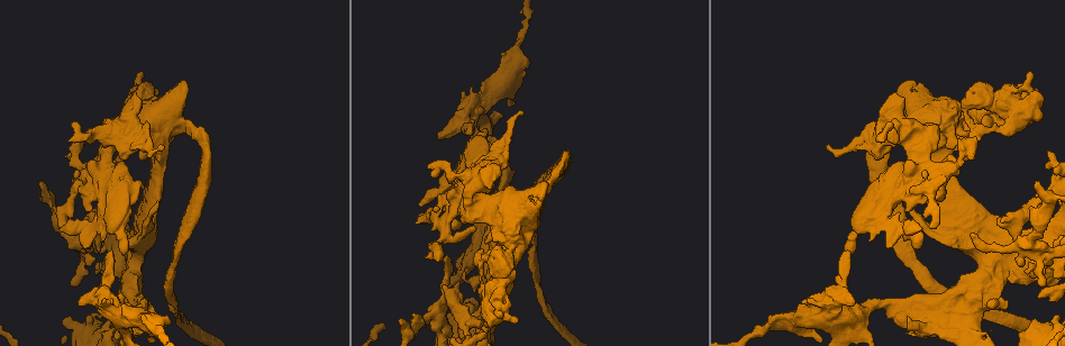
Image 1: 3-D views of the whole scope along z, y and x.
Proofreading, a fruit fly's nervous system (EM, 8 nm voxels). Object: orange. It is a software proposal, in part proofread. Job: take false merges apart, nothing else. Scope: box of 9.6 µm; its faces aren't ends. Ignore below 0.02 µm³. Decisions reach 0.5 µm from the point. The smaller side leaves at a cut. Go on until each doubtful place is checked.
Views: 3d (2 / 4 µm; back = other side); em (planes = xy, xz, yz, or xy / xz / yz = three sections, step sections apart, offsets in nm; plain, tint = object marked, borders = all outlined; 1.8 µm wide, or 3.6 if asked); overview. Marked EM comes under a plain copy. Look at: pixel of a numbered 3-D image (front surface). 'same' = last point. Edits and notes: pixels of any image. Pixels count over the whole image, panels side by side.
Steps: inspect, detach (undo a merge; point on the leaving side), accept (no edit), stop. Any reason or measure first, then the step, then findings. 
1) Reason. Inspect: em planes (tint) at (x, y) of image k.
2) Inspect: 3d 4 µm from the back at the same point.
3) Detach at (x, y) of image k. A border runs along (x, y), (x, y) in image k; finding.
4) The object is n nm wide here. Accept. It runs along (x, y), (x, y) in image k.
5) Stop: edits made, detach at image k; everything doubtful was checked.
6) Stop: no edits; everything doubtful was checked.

Two arms in line, one across. Inspect: 3d 2 µm at (441, 318) of image 1.

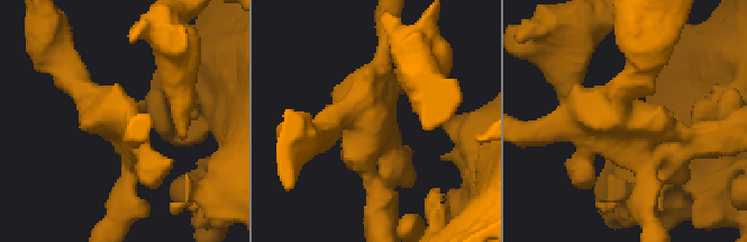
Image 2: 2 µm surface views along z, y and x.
Need the tissue. Inspect: em planes (tint) at (376, 130) of image 2.

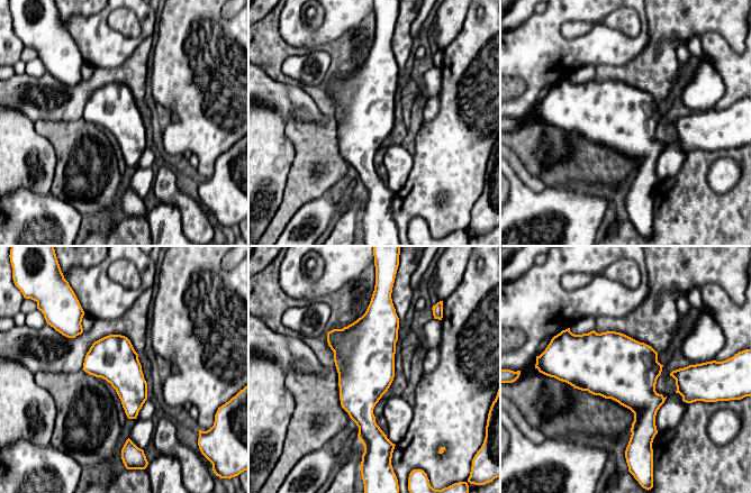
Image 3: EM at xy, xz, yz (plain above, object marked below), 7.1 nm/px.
The object is 320 nm wide here. Accept. All the same cell.

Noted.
Branch point. Inspect: em 3.6 µm planes (borders) at (499, 283) of image 1.

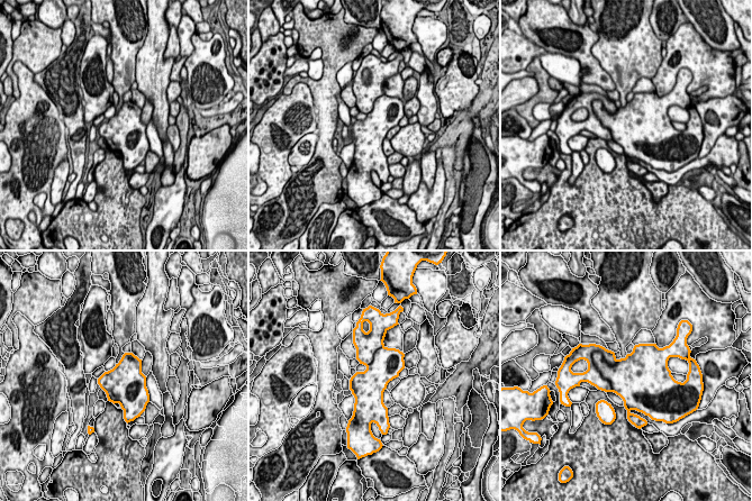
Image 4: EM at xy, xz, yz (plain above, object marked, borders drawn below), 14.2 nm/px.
The object is 460 nm wide here. Accept. All the same cell.

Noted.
Sharp bend. Inspect: 3d 4 µm at (509, 229) of image 1.

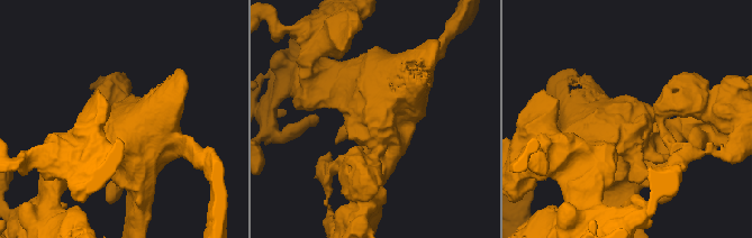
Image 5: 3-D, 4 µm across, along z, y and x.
Inspect: em 3.6 µm xz step 16 (tint) at (626, 122) of image 5.

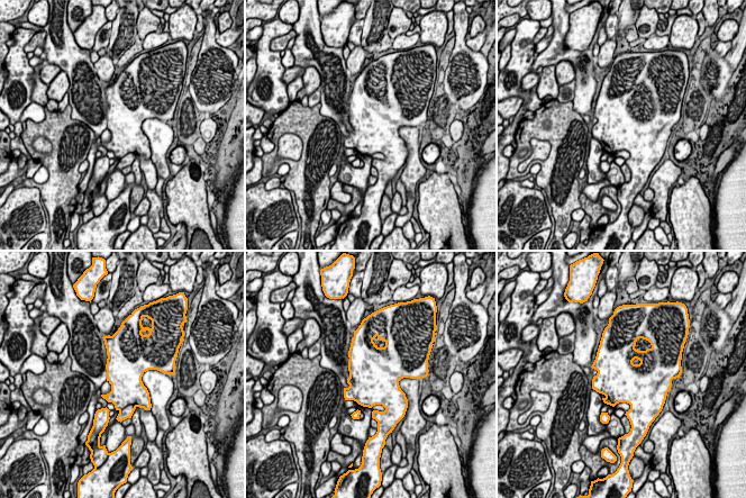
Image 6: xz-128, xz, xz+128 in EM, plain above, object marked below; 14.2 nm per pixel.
Inspect: em 3.6 µm planes (tint) at the same point.

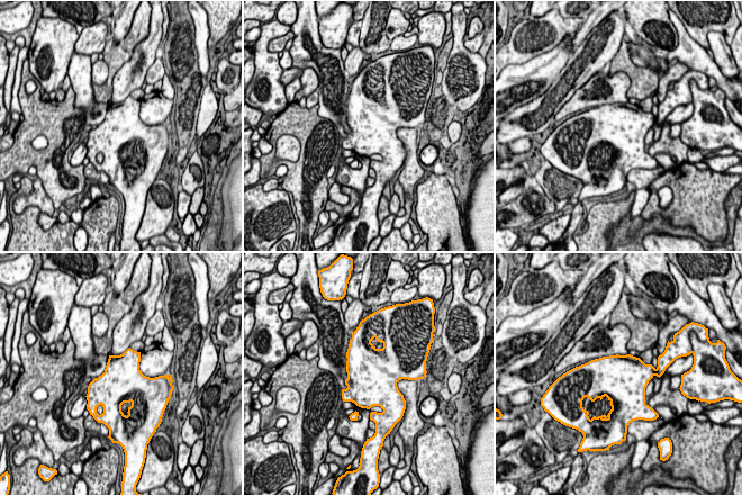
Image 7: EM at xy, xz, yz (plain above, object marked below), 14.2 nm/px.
The object is 700 nm wide here. Accept. Continuous, no second cell.

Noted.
Sudden change in width. Inspect: em 3.6 µm xz step 16 (tint) at (466, 325) of image 1.

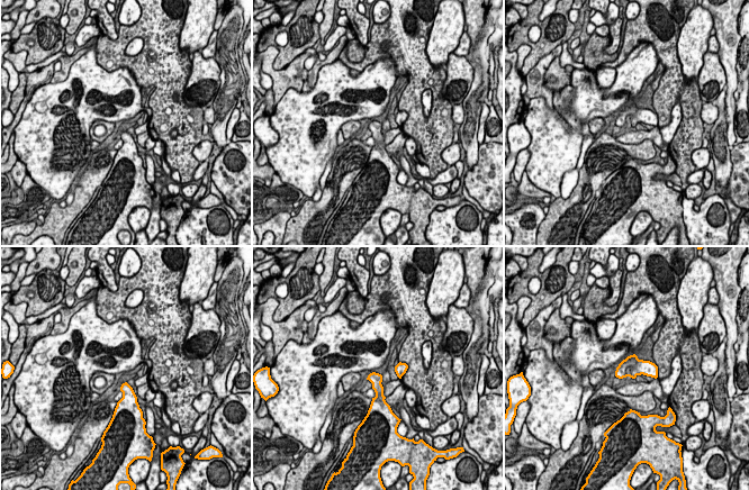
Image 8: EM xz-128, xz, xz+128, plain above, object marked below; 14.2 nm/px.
The object is 180 nm wide here. Accept. One cell here.

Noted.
Stop: no edits; everything doubtful was checked.

